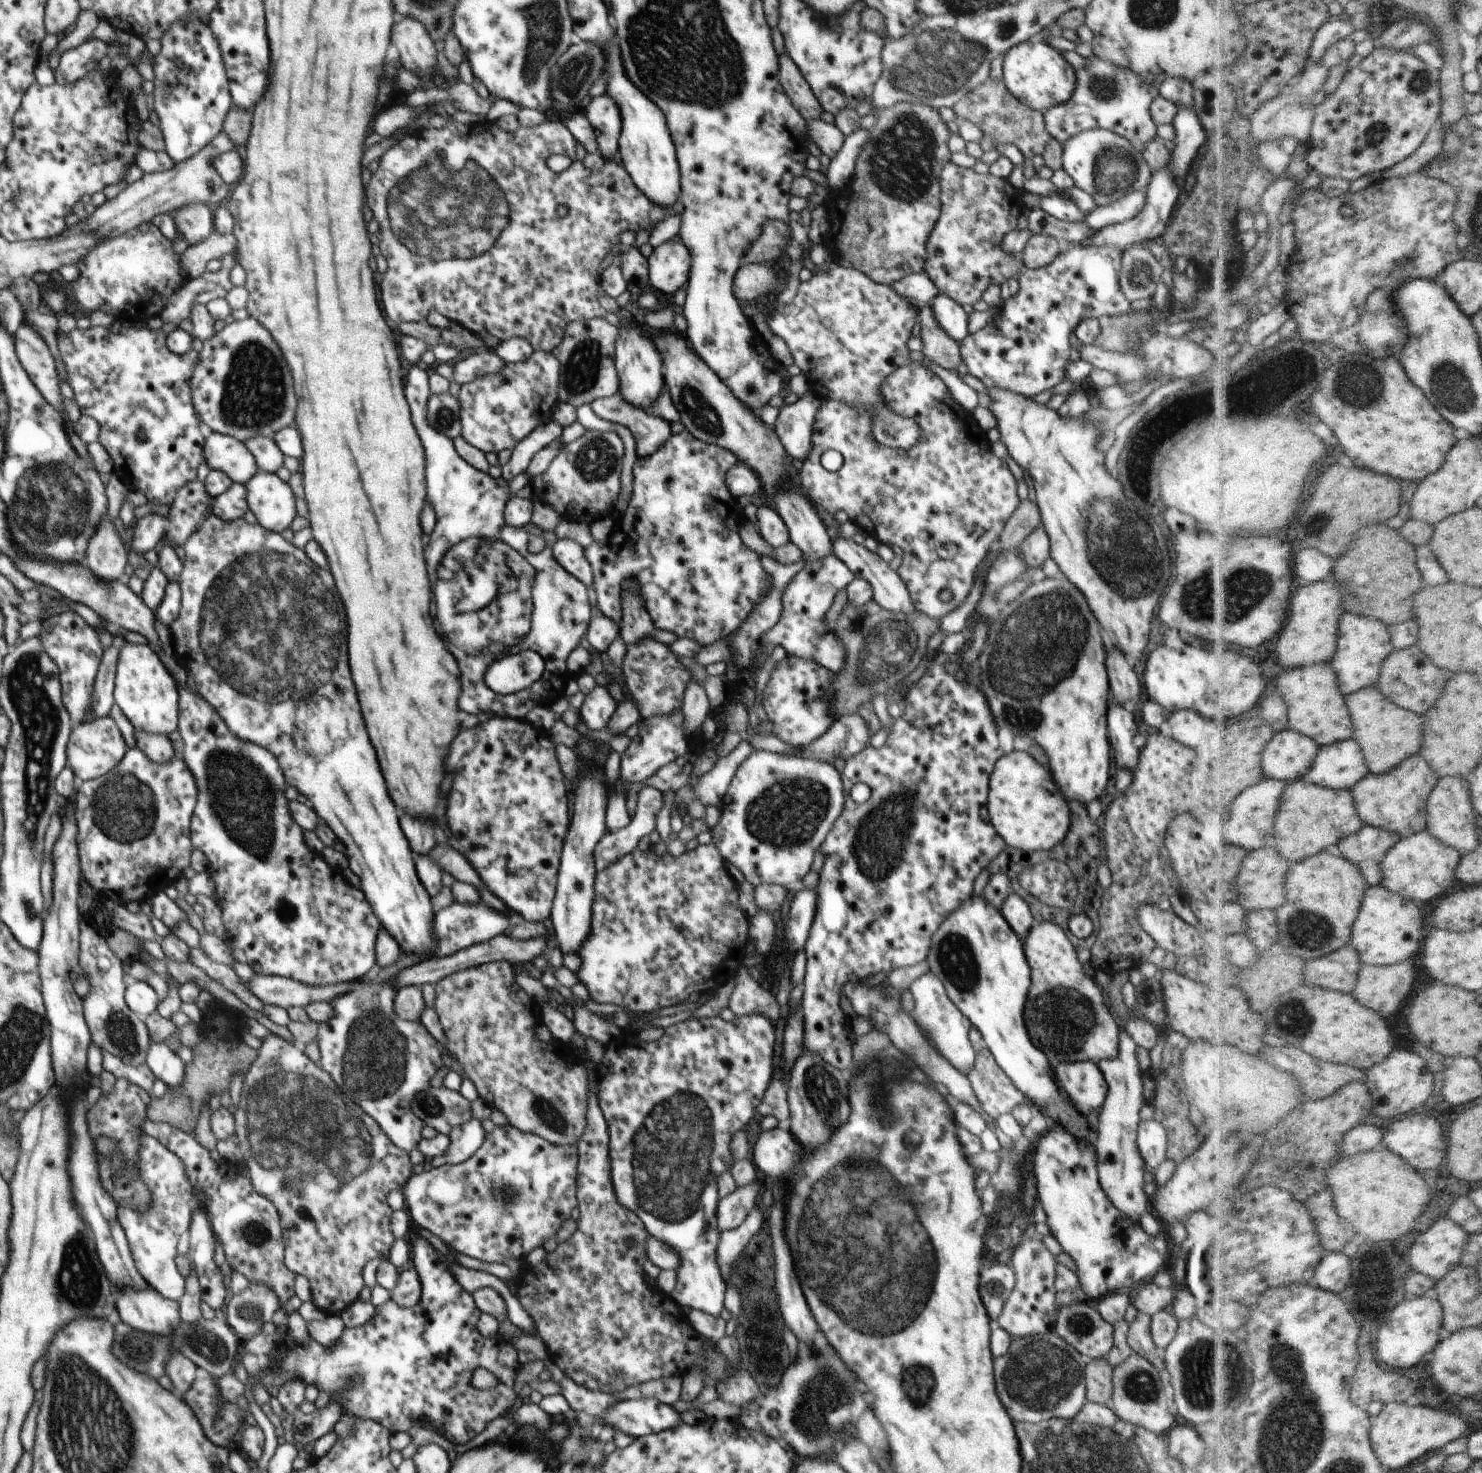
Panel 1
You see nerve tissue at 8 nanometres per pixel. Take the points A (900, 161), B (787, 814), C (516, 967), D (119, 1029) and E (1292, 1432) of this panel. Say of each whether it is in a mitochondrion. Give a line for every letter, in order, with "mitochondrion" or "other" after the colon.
A: mitochondrion
B: mitochondrion
C: other
D: mitochondrion
E: mitochondrion

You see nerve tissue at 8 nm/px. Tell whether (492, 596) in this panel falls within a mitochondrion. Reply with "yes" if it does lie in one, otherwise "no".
yes

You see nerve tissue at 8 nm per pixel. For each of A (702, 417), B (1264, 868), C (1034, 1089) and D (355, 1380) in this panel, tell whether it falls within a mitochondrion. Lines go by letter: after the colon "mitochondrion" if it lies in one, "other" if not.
A: mitochondrion
B: other
C: other
D: mitochondrion

